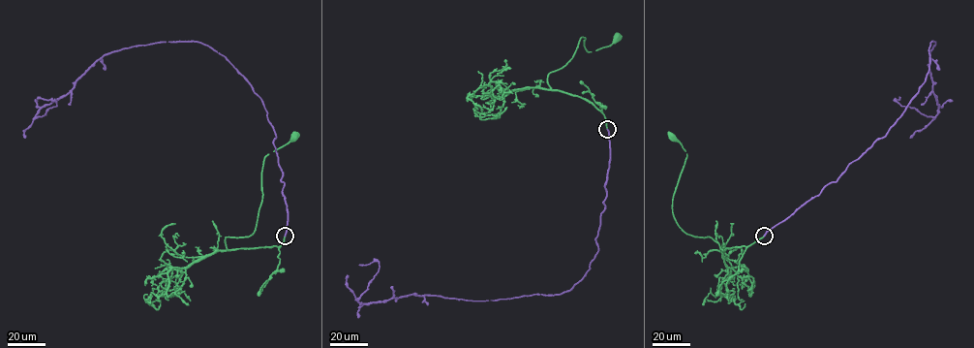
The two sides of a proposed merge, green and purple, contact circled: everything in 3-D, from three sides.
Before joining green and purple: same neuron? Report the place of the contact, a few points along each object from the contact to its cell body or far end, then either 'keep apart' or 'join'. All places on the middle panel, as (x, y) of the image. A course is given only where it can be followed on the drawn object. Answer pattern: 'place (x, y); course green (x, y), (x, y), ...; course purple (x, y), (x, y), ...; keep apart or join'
place (607, 129); course green (607, 128), (593, 104), (552, 90), (547, 76), (572, 57), (581, 37), (591, 51), (608, 47), (616, 37); course purple (607, 129), (598, 251), (569, 291), (482, 300), (410, 294), (361, 303), (379, 263), (359, 265); join

